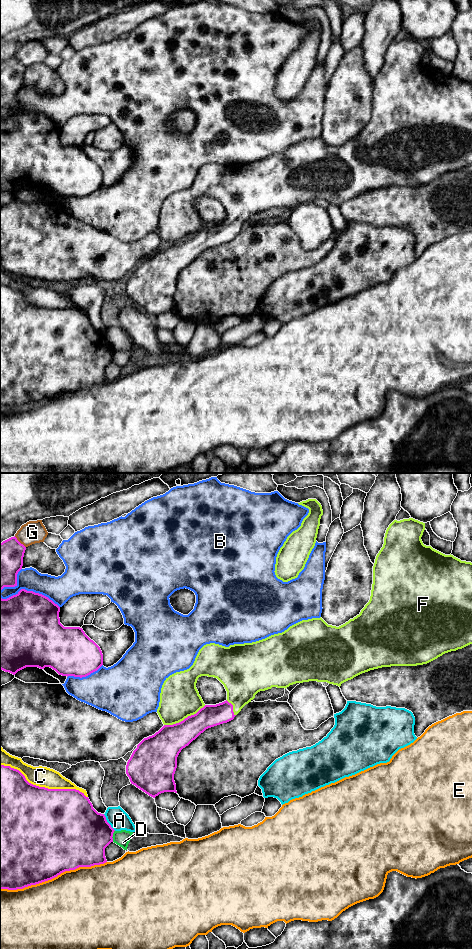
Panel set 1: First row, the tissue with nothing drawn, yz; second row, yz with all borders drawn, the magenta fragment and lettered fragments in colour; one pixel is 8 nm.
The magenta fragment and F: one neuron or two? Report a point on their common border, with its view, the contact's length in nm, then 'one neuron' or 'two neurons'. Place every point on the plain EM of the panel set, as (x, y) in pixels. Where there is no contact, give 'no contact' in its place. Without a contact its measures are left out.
yz (185, 238) | 380 nm | one neuron

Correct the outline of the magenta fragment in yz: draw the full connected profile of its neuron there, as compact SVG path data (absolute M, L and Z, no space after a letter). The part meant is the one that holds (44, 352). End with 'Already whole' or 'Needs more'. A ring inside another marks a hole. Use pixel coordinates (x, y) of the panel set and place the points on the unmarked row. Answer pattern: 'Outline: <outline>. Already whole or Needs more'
Outline: M0 285L0 409L17 410L51 400L65 391L79 387L91 387L107 382L105 368L113 362L114 349L107 342L104 334L98 333L89 318L76 309L48 309L29 303L17 289Z. Already whole

